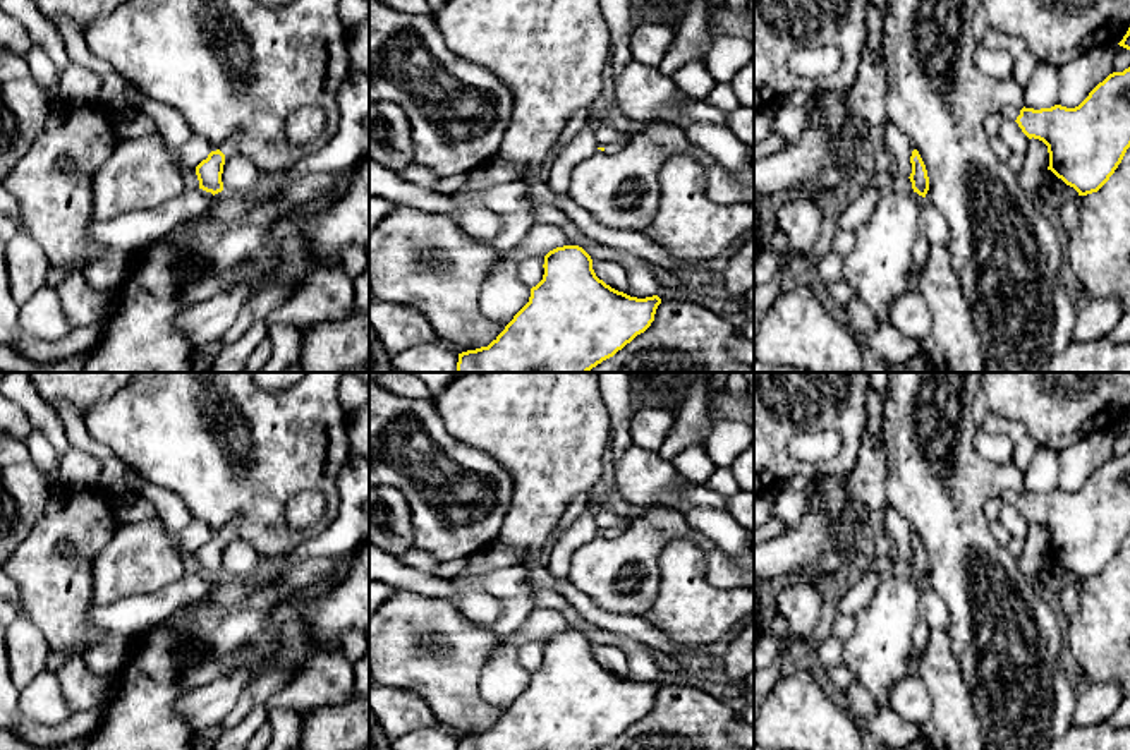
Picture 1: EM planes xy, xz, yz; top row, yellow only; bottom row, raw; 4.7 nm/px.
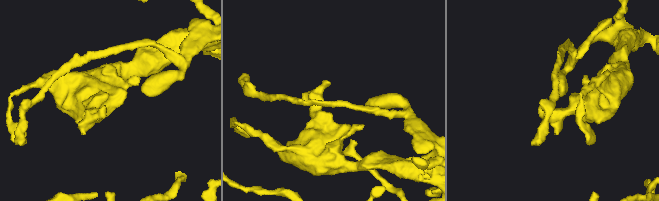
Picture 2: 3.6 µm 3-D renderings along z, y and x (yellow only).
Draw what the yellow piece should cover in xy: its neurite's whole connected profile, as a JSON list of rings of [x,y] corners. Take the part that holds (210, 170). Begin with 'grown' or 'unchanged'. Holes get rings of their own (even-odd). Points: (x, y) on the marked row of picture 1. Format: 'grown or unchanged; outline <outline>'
grown; outline [[[235,132],[216,151],[211,151],[206,160],[196,166],[199,189],[211,192],[213,196],[223,191],[222,173],[225,158],[235,153],[240,132]]]

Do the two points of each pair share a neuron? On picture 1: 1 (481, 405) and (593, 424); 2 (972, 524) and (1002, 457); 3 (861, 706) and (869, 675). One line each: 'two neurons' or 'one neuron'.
1: one neuron
2: two neurons
3: two neurons

